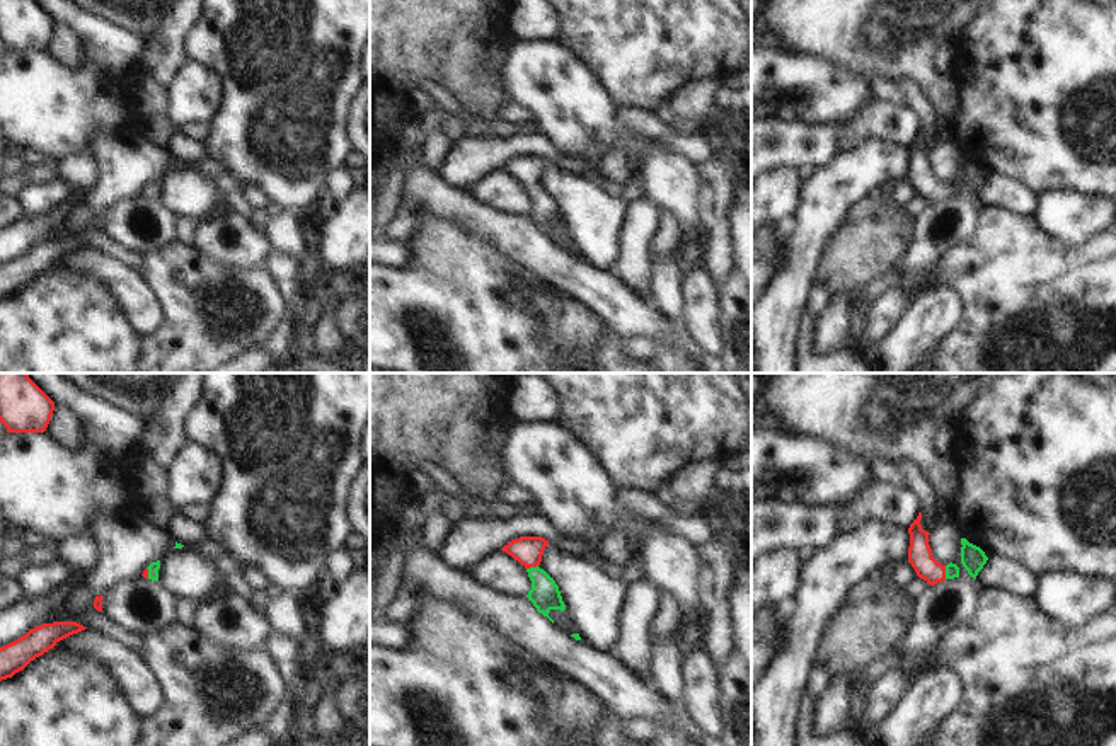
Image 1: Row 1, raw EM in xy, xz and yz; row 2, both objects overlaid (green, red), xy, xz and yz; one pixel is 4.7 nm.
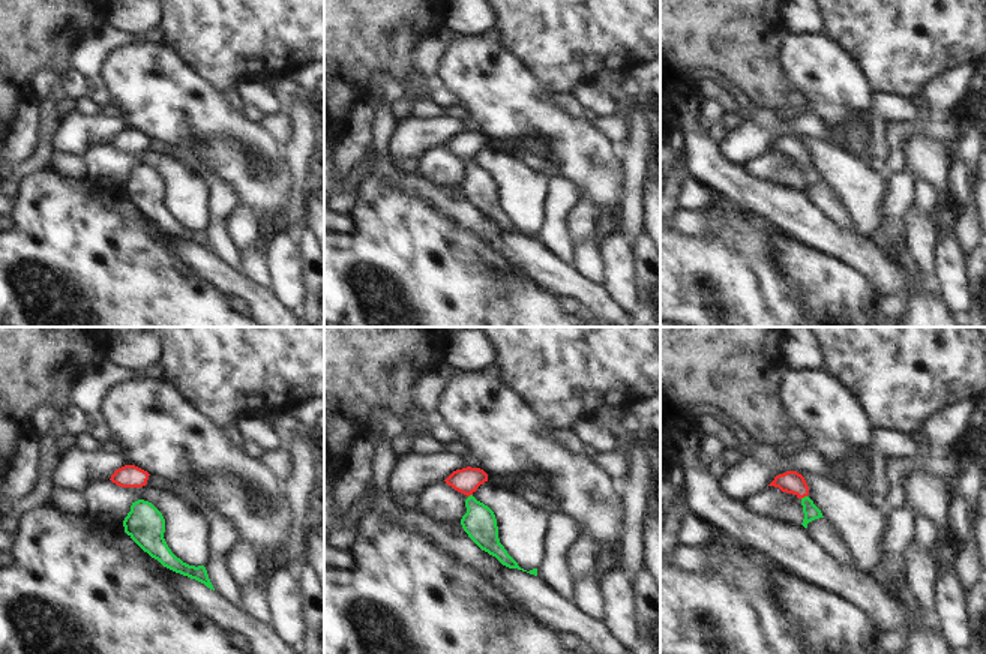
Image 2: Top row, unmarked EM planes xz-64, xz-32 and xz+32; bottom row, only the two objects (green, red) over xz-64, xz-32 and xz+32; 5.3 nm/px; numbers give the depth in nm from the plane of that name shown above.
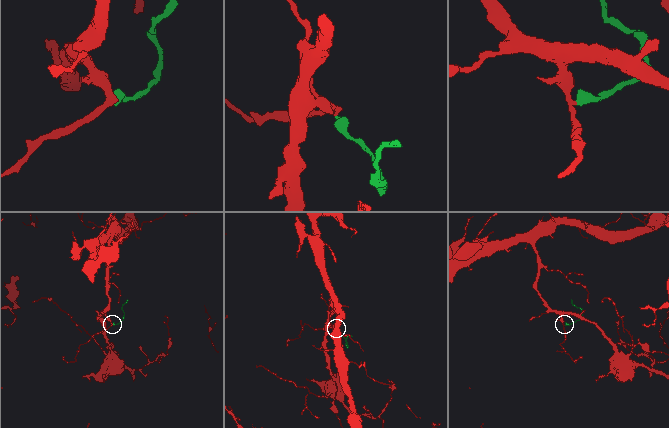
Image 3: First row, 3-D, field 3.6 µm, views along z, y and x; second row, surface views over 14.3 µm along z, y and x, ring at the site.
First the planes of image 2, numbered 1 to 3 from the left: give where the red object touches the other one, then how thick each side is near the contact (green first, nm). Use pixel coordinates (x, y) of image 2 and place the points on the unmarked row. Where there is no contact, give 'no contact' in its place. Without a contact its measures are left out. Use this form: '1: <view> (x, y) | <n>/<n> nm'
1: no contact
2: xz-32 (470, 159) | 180/140 nm
3: xz+32 (805, 161) | 80/120 nm

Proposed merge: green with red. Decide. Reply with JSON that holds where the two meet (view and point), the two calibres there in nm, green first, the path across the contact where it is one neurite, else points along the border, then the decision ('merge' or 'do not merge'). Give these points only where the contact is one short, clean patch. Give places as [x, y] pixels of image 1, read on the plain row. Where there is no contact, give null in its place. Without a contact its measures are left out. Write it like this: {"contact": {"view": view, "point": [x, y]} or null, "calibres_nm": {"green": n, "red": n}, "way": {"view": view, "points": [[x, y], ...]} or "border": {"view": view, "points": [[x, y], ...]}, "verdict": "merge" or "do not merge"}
{"contact": {"view": "yz", "point": [946, 191]}, "calibres_nm": {"green": 60, "red": 110}, "way": {"view": "yz", "points": [[951, 188], [946, 191], [936, 191], [920, 176]]}, "verdict": "merge"}

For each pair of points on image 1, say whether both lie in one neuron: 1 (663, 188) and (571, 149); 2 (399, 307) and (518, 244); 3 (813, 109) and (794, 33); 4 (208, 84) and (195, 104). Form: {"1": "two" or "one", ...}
{"1": "one", "2": "two", "3": "two", "4": "one"}

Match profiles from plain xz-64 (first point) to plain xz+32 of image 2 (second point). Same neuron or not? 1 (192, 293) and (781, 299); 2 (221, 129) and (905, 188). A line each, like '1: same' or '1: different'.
1: same
2: different

